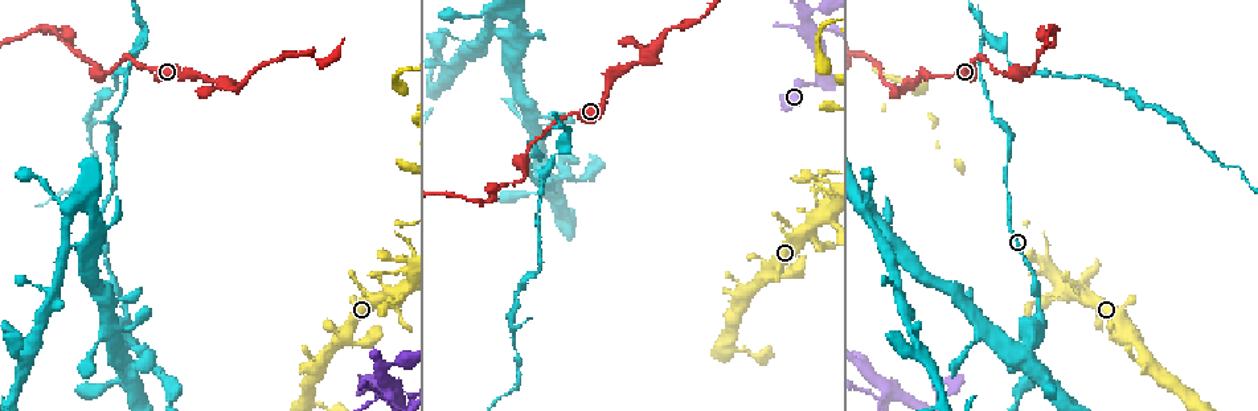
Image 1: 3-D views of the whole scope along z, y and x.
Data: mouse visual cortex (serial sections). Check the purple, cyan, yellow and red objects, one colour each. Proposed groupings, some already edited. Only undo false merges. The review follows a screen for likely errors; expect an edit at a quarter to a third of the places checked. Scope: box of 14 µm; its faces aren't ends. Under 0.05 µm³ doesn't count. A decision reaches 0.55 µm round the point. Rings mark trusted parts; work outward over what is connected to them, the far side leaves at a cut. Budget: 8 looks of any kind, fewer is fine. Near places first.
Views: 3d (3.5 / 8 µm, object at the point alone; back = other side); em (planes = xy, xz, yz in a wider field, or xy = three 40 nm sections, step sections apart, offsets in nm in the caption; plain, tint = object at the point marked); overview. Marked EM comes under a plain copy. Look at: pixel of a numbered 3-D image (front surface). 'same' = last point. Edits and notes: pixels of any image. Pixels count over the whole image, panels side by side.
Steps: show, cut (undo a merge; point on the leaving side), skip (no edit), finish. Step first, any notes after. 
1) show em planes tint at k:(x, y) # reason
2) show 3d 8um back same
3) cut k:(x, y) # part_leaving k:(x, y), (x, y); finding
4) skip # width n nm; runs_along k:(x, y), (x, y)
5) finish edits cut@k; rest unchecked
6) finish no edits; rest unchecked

show 3d 3.5um at 1:(888, 391) # sharp bend

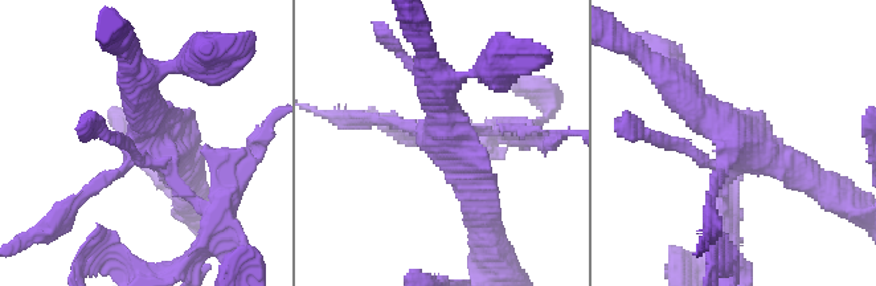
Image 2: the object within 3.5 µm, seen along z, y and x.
show em xy step 5 tint at 2:(157, 144)

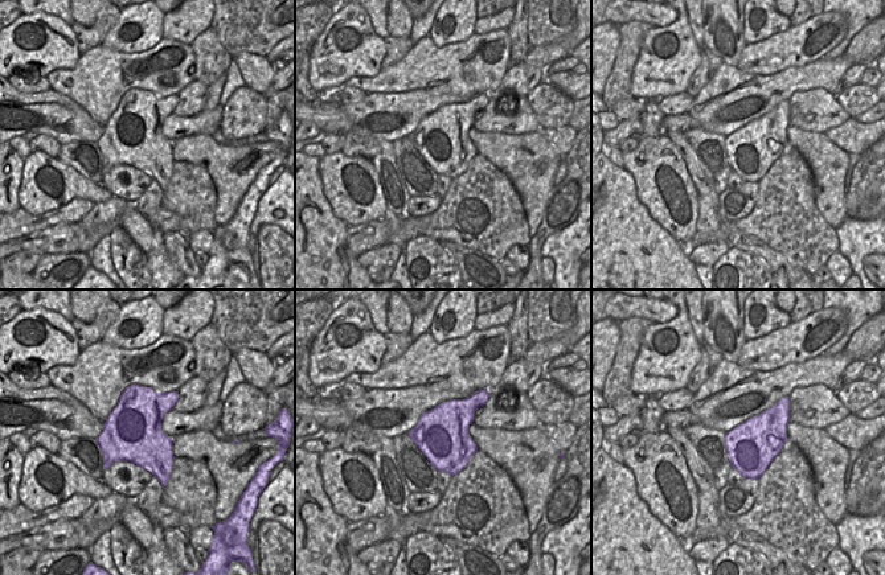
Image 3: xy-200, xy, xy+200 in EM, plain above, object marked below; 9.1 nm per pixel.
cut 2:(518, 135) # two cells meet here

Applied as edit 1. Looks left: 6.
show 3d 3.5um at 1:(146, 36) # three-way junction

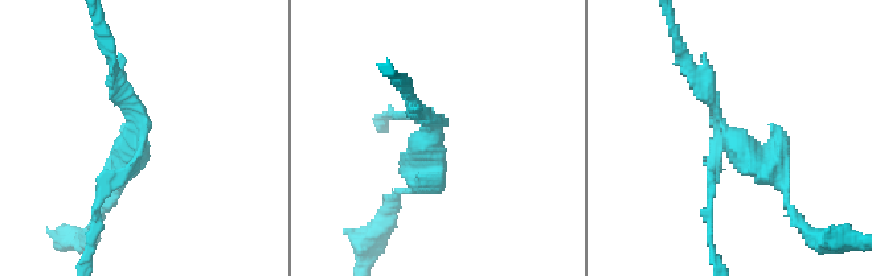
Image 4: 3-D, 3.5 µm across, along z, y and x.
show em xy step 1 tint at 4:(726, 138) # shape alone is not enough

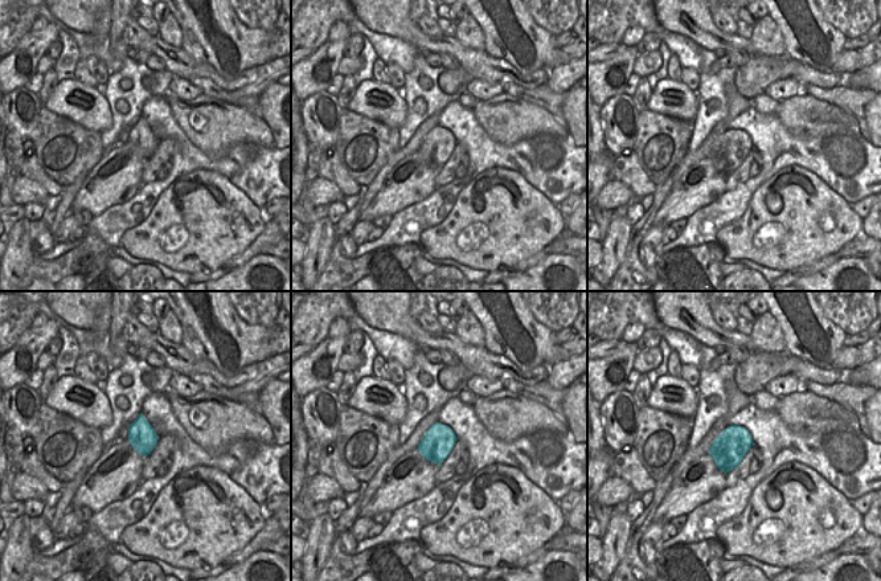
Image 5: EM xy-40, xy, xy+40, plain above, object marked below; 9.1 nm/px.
cut 4:(752, 163) # part_leaving 4:(725, 138), (780, 178), (799, 223); two cells meet here

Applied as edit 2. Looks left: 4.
show overview # see it whole again

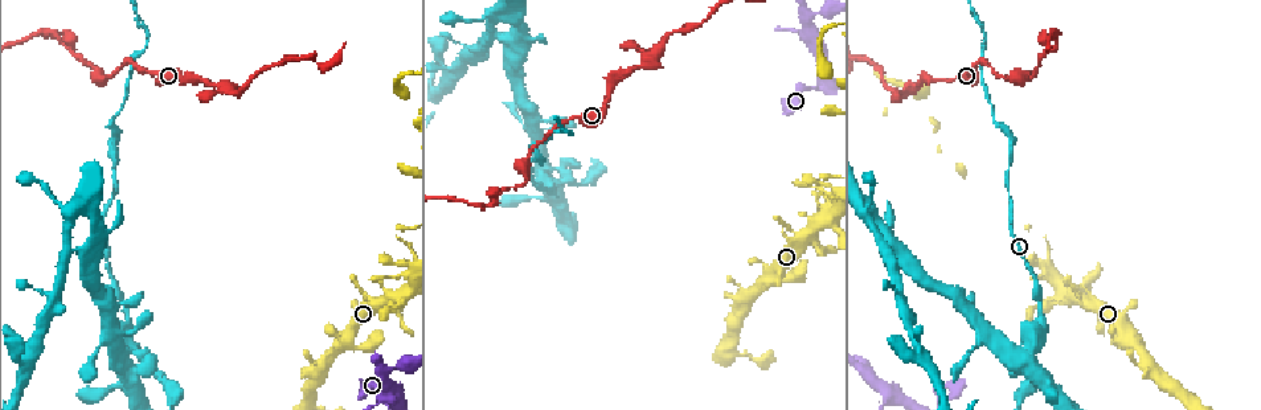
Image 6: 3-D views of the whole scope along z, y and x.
show 3d 3.5um at 6:(401, 295) # four arms meet

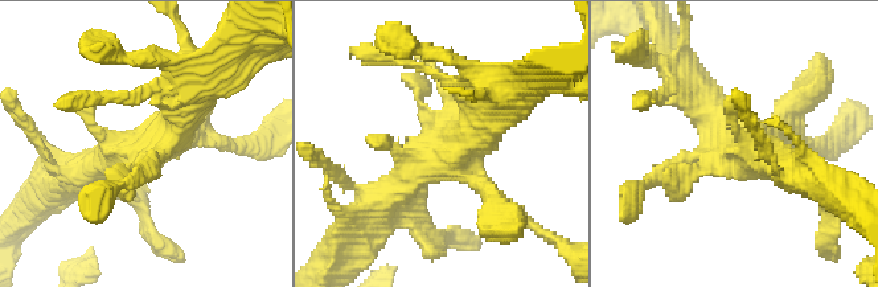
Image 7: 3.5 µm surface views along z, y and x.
show em xy step 2 tint at 7:(143, 151)

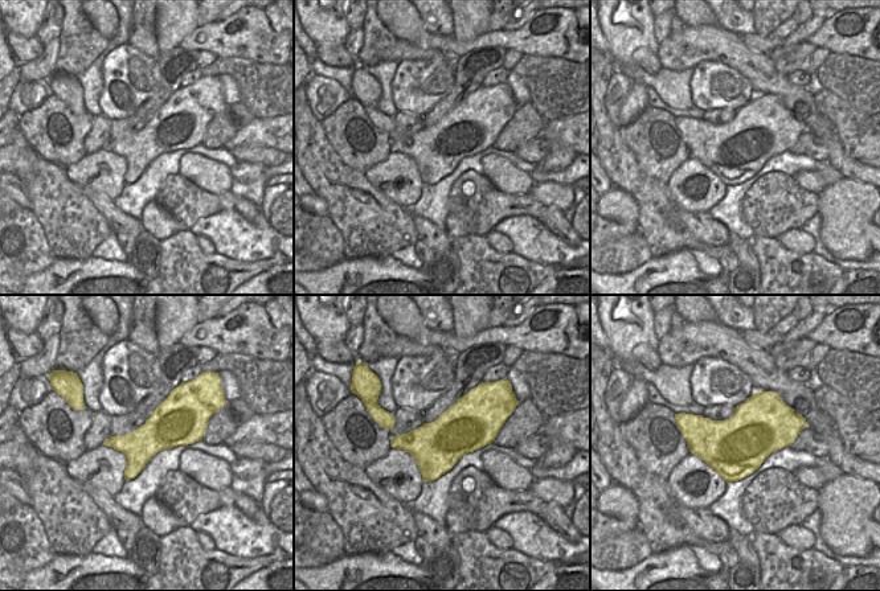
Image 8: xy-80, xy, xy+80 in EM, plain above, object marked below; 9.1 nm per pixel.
skip # runs_along 7:(392, 193), (448, 156), (403, 78); continuous, no second cell

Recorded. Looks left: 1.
finish edits cut@2, cut@4; rest unchecked

